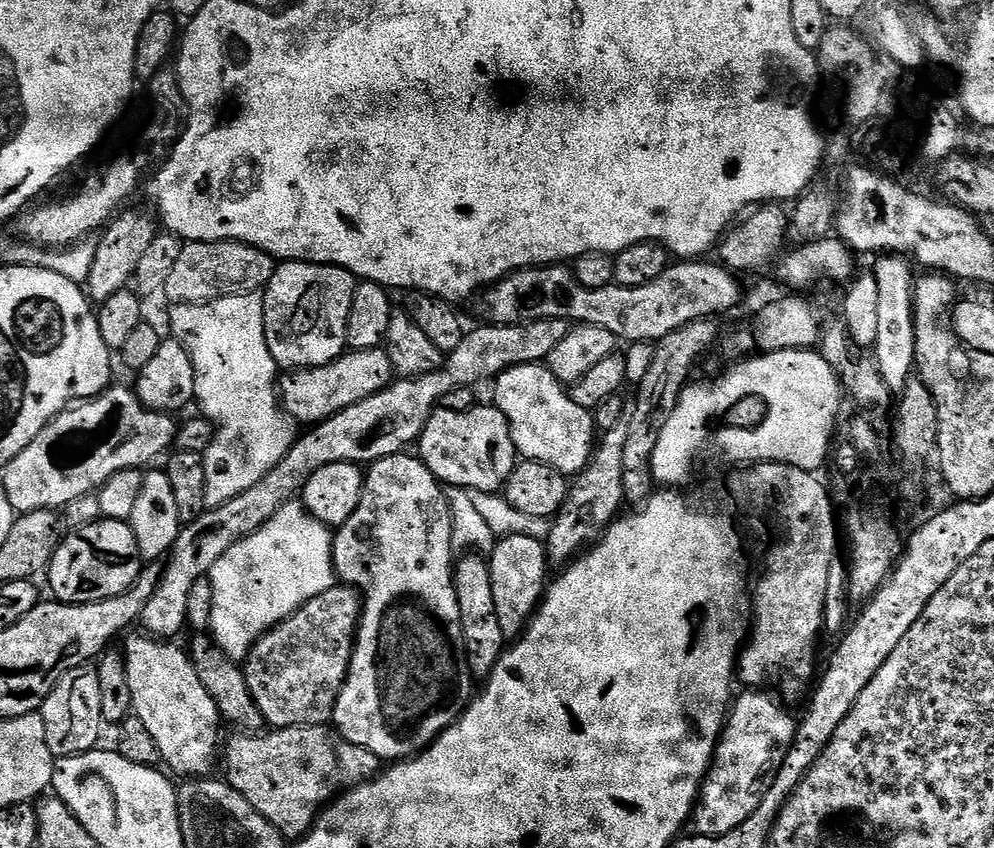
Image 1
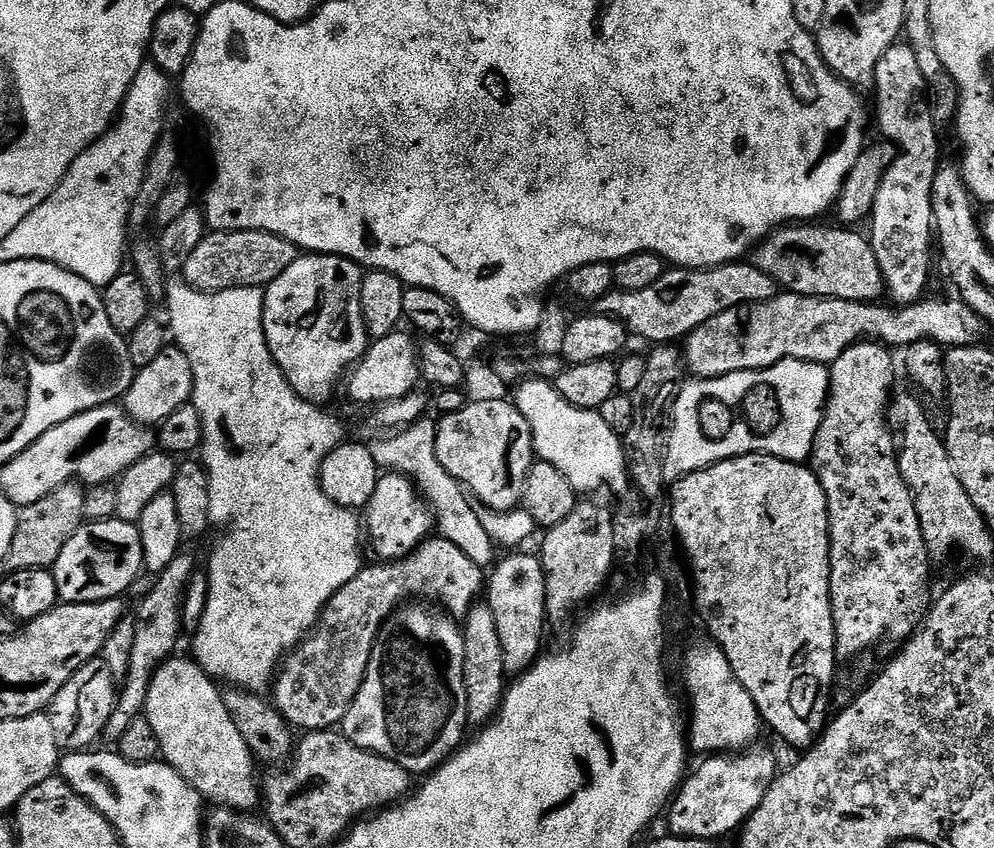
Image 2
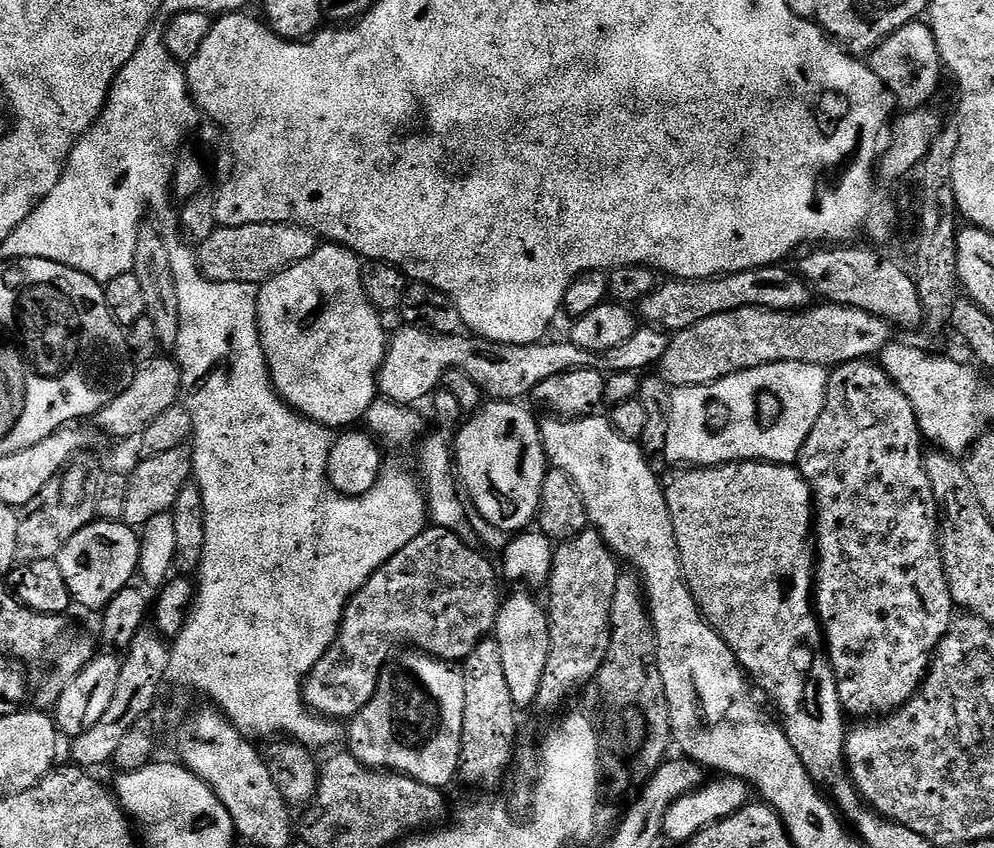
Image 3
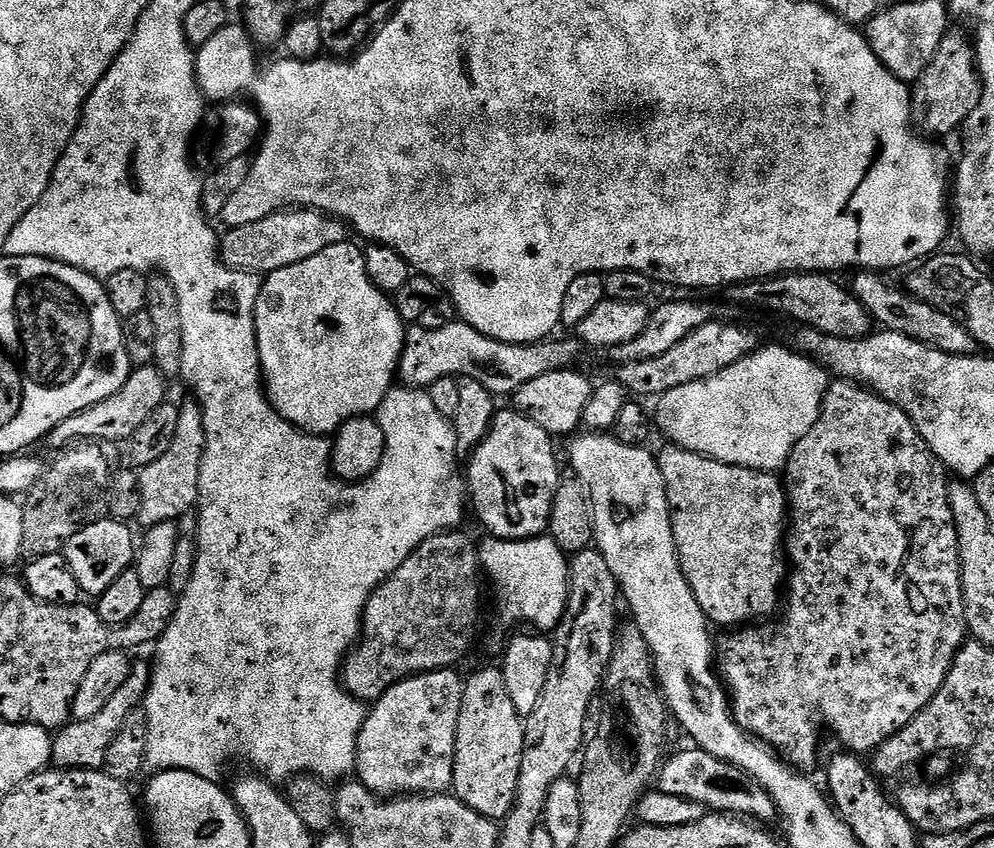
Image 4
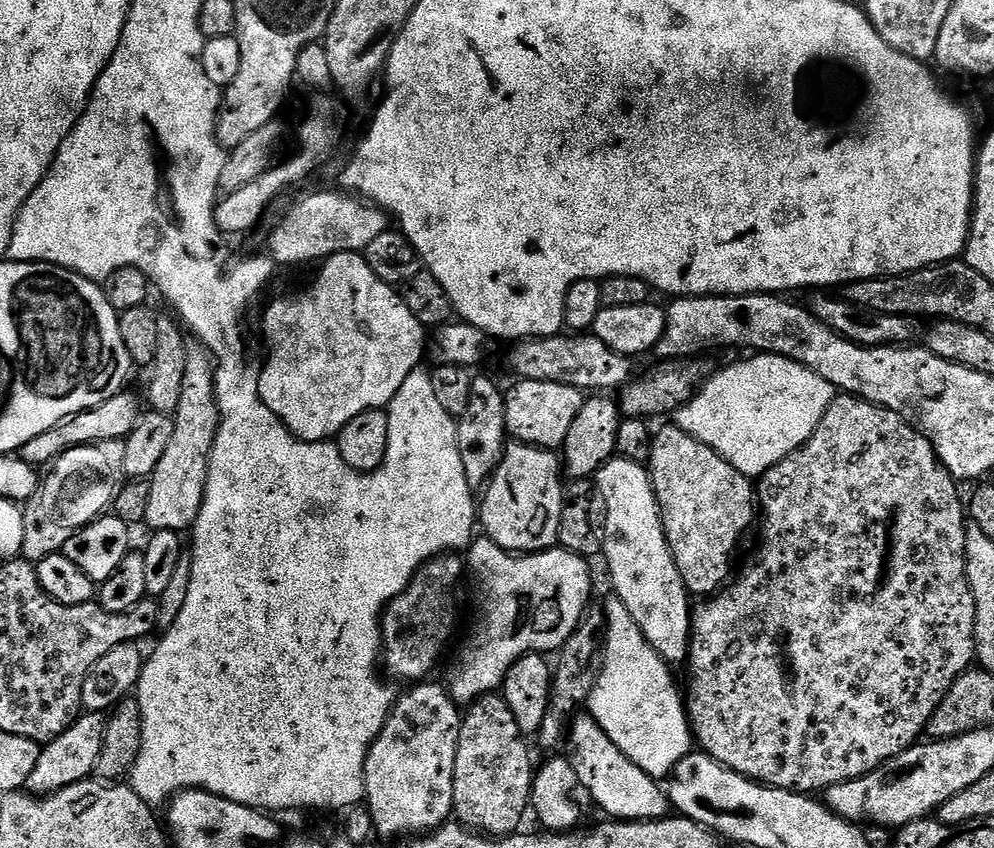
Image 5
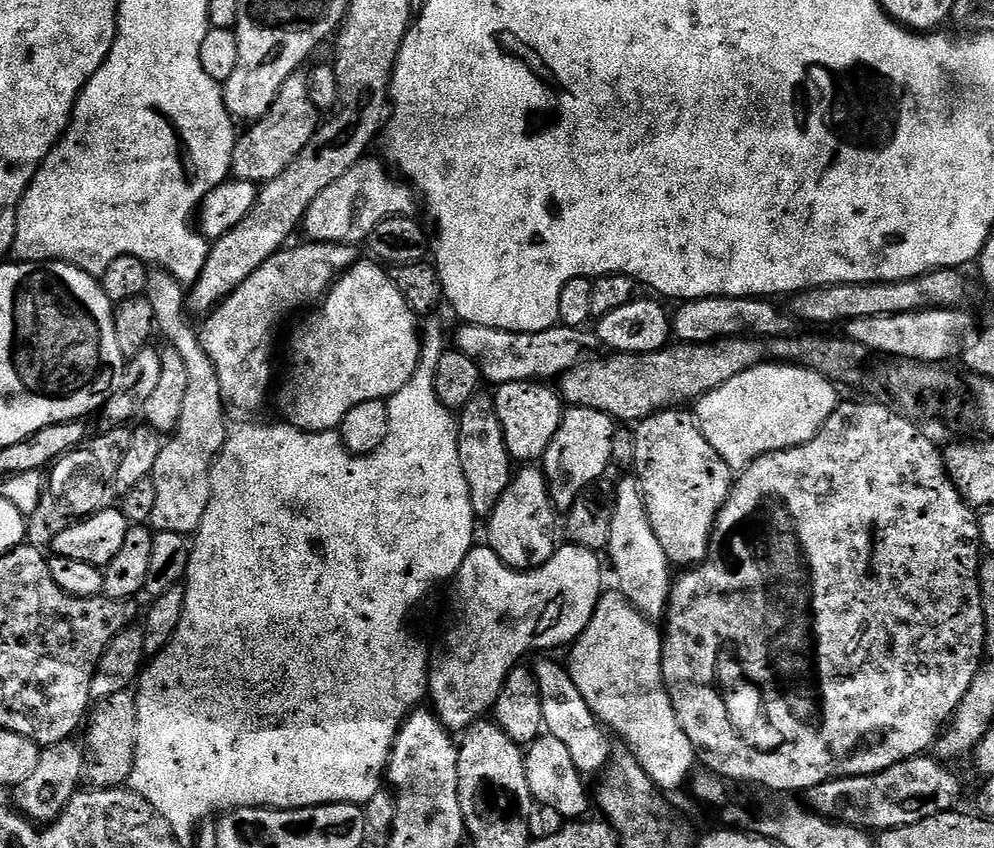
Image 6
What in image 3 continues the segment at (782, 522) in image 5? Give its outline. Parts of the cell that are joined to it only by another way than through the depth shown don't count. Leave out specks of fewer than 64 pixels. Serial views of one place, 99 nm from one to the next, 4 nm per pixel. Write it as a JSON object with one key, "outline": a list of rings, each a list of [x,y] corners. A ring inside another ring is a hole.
{"outline":[[[853,360],[850,364],[835,365],[829,371],[824,409],[822,414],[818,414],[818,422],[814,422],[814,430],[810,430],[802,446],[798,467],[812,487],[814,505],[814,611],[816,619],[820,621],[826,655],[836,675],[840,701],[849,717],[883,718],[889,712],[901,708],[913,692],[920,691],[920,686],[924,683],[924,677],[928,675],[928,669],[935,657],[936,648],[950,630],[954,619],[950,586],[946,582],[944,563],[940,557],[938,537],[942,531],[942,520],[938,515],[930,478],[926,478],[924,469],[926,452],[925,449],[920,449],[920,444],[922,445],[920,427],[910,406],[910,398],[906,398],[906,394],[898,390],[896,383],[884,373],[879,363]]]}

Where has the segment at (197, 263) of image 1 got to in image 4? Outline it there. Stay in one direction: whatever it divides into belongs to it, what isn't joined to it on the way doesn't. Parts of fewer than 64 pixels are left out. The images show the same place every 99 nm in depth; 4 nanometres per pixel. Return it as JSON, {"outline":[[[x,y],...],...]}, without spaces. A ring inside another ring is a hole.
{"outline":[[[311,208],[275,212],[262,218],[262,222],[228,228],[225,233],[220,240],[220,259],[227,268],[253,274],[267,274],[294,266],[294,262],[306,262],[306,258],[314,258],[314,254],[326,250],[326,246],[347,244],[350,240],[350,229],[343,220],[314,212]]]}

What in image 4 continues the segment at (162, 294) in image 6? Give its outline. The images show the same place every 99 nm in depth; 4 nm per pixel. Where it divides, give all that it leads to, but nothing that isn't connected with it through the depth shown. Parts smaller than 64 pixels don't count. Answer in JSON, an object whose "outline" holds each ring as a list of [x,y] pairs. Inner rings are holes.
{"outline":[[[195,402],[181,403],[179,410],[178,434],[174,434],[170,450],[166,450],[166,454],[162,454],[158,462],[150,462],[150,466],[139,469],[142,502],[136,520],[144,530],[162,522],[178,522],[183,516],[189,515],[200,502],[200,471],[206,446],[204,412]]]}

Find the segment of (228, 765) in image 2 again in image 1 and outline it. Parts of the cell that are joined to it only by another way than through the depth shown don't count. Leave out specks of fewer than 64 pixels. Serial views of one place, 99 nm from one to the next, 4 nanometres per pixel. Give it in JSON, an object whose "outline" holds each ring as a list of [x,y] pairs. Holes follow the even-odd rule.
{"outline":[[[148,634],[129,635],[128,641],[122,645],[127,673],[130,674],[130,694],[132,710],[135,716],[142,718],[146,731],[158,745],[161,761],[169,764],[180,778],[204,778],[209,775],[212,767],[217,767],[218,757],[222,752],[220,740],[220,724],[222,717],[214,698],[210,698],[210,690],[202,686],[202,678],[198,678],[198,670],[194,666],[191,655],[164,638],[153,638]]]}

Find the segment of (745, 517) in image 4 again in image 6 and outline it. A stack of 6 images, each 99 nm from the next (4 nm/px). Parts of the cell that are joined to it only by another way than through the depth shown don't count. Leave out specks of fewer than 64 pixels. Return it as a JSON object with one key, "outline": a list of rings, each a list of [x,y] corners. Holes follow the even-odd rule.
{"outline":[[[668,408],[664,412],[656,412],[653,416],[639,421],[634,428],[636,434],[636,467],[635,479],[644,496],[646,514],[650,518],[650,526],[654,529],[662,550],[666,550],[669,565],[681,564],[687,570],[699,566],[708,557],[708,547],[712,541],[712,527],[716,525],[716,515],[722,510],[728,492],[734,483],[733,469],[706,442],[700,425],[691,411]]]}

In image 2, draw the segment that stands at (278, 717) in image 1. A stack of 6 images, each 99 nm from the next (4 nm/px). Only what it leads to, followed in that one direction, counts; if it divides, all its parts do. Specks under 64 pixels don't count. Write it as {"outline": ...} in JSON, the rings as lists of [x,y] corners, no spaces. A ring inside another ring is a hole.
{"outline":[[[439,536],[429,537],[413,552],[401,556],[399,560],[376,562],[373,565],[373,568],[361,567],[360,573],[350,578],[350,582],[346,582],[346,586],[342,586],[342,590],[338,590],[338,594],[328,600],[315,628],[285,655],[275,673],[270,699],[293,729],[323,732],[343,725],[346,714],[366,678],[366,666],[370,666],[370,654],[376,645],[380,628],[397,608],[419,598],[442,607],[452,619],[463,620],[486,588],[485,569],[472,562],[458,546]]]}

